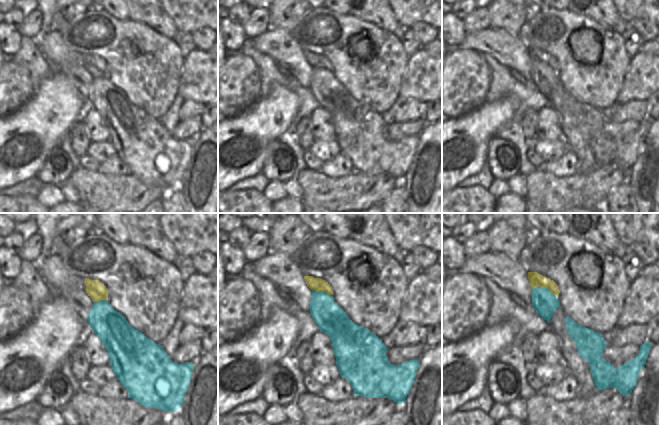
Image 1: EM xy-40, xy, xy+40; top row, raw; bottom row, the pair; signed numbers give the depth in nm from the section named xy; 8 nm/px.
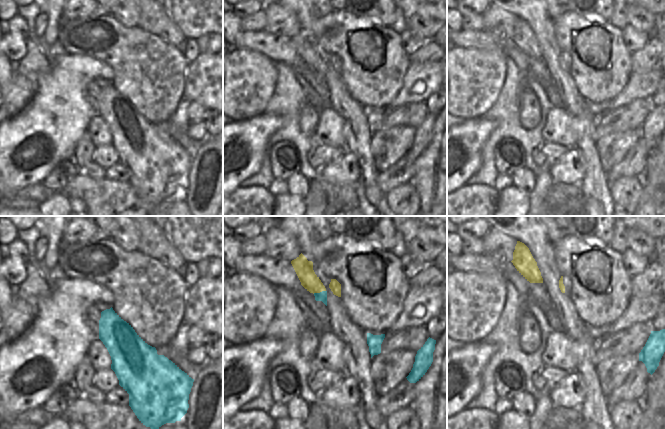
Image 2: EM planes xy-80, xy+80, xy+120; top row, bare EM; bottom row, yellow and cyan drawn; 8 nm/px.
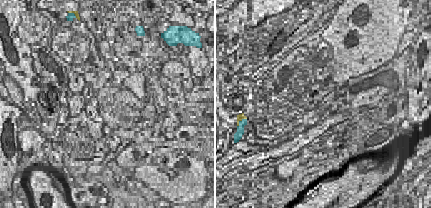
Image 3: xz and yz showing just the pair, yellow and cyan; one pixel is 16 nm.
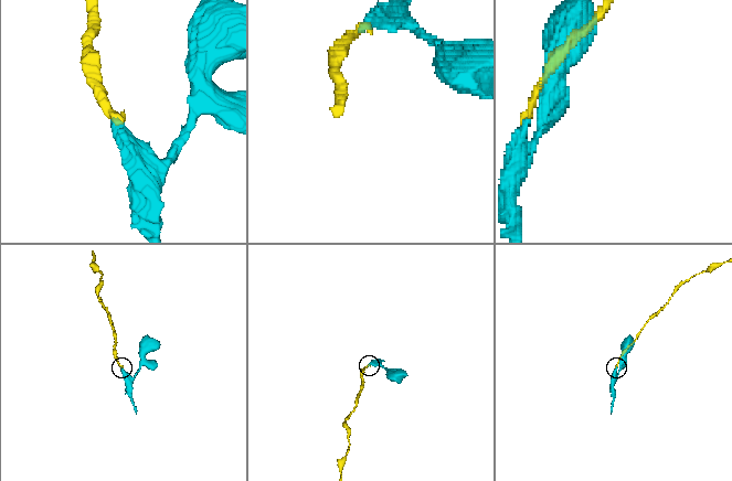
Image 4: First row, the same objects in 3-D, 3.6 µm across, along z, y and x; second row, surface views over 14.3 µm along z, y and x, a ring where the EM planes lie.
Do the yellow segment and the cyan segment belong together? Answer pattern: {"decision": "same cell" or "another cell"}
{"decision": "same cell"}

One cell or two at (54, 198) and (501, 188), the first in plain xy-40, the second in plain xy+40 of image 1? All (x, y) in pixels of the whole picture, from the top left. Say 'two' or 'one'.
one

